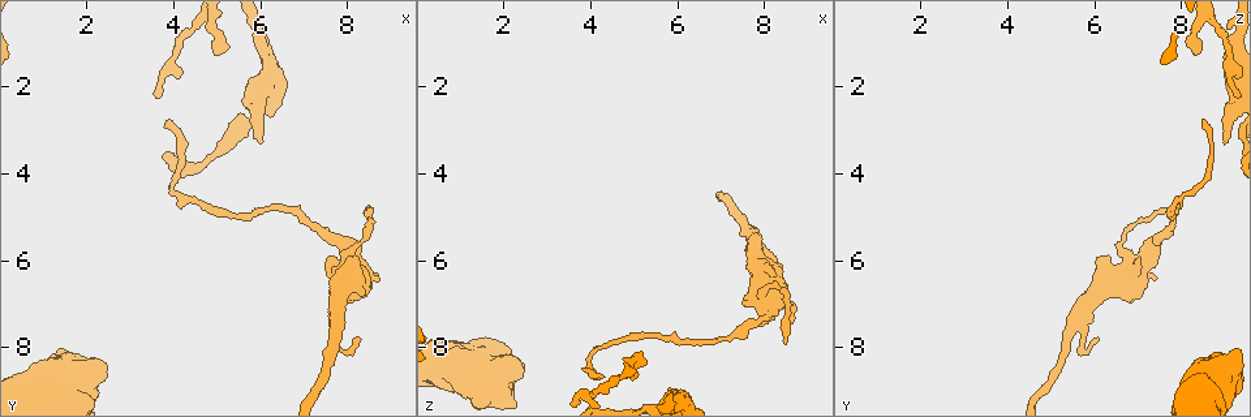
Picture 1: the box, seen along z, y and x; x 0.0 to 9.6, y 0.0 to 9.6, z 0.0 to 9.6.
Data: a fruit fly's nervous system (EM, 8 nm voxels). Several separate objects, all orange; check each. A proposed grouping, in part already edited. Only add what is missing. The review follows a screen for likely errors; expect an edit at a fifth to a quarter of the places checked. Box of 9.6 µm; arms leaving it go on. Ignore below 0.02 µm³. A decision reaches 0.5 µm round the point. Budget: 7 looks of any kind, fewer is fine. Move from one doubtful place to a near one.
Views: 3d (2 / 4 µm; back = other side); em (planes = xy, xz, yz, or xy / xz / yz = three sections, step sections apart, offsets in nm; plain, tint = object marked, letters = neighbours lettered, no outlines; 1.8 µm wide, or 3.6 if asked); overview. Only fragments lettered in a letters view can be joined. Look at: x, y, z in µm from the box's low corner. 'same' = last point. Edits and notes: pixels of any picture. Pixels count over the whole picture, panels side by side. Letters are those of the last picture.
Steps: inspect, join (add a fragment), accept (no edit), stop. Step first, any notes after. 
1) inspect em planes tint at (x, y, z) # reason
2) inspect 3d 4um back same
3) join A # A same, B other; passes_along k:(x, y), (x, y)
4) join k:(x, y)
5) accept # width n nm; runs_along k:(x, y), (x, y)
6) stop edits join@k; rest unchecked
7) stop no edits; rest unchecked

inspect 3d 4um at (8.65, 6.45, 7.35) # an open end

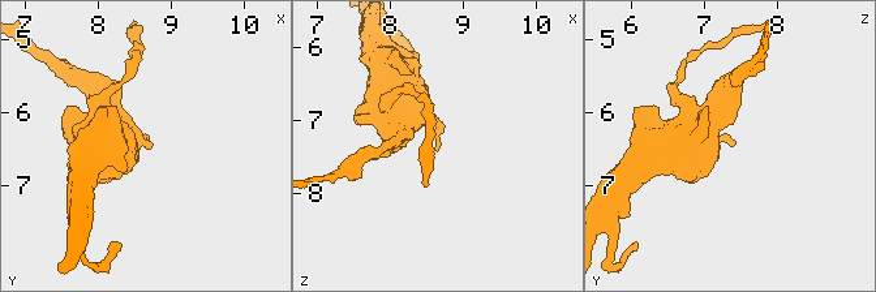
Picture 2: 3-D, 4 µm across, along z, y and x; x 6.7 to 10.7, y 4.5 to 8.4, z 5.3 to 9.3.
inspect em xz step 8 tint at (8.60, 6.40, 7.40) # need the tissue

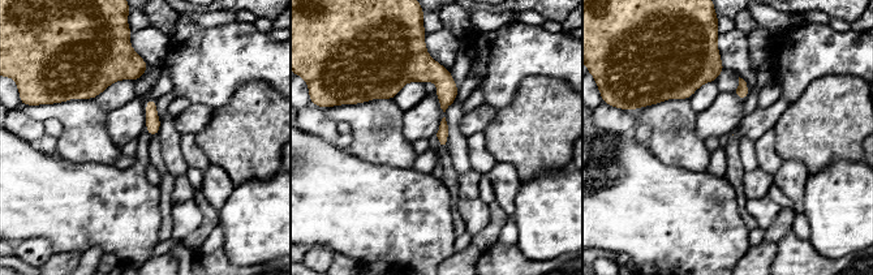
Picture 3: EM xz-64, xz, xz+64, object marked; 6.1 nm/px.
inspect em planes letters same # cut it another way

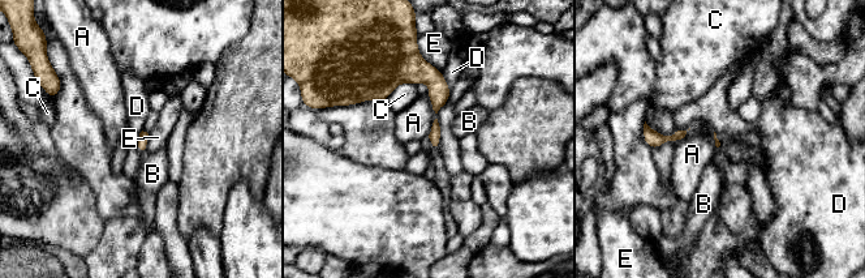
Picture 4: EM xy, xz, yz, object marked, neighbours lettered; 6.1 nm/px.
accept # A other, B other, C other, D other, E other; border 4:(427, 94), (435, 114); none of them fits

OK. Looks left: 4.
inspect 3d 4um at (6.10, 3.25, 9.05) # free end

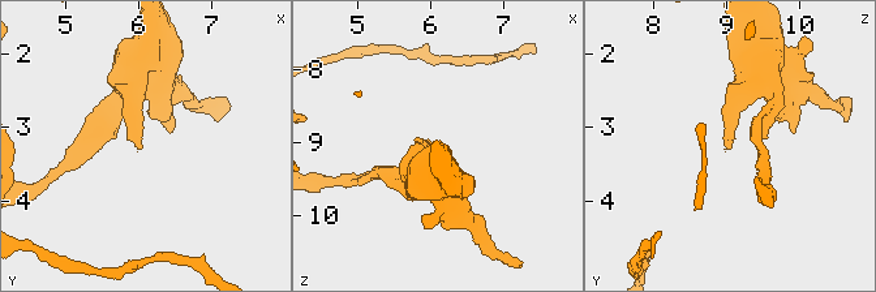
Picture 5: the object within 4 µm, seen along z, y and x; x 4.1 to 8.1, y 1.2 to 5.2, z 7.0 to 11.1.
inspect em planes plain at (6.00, 3.30, 9.00)

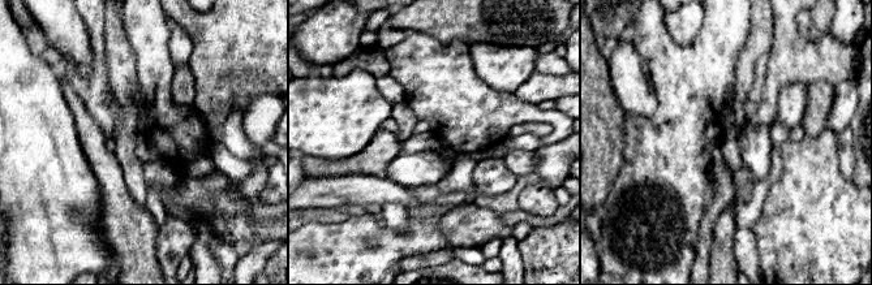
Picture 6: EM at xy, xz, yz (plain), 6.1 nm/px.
inspect em planes letters same

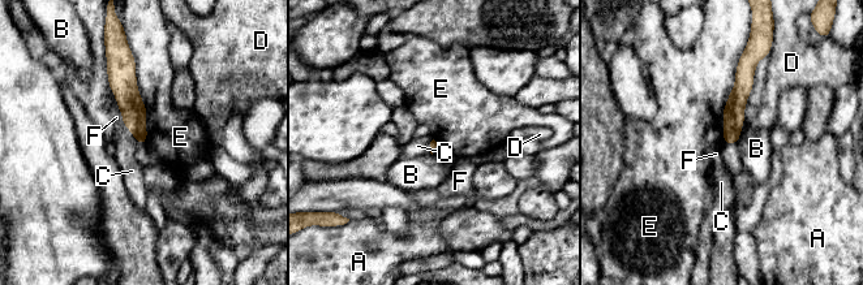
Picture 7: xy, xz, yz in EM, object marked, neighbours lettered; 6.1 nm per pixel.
join C # A other, B other, C same, D other, E other, F other; passes_along 7:(129, 102), (132, 134), (132, 171); it goes on there

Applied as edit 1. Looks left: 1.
stop edits join@7; rest unchecked

